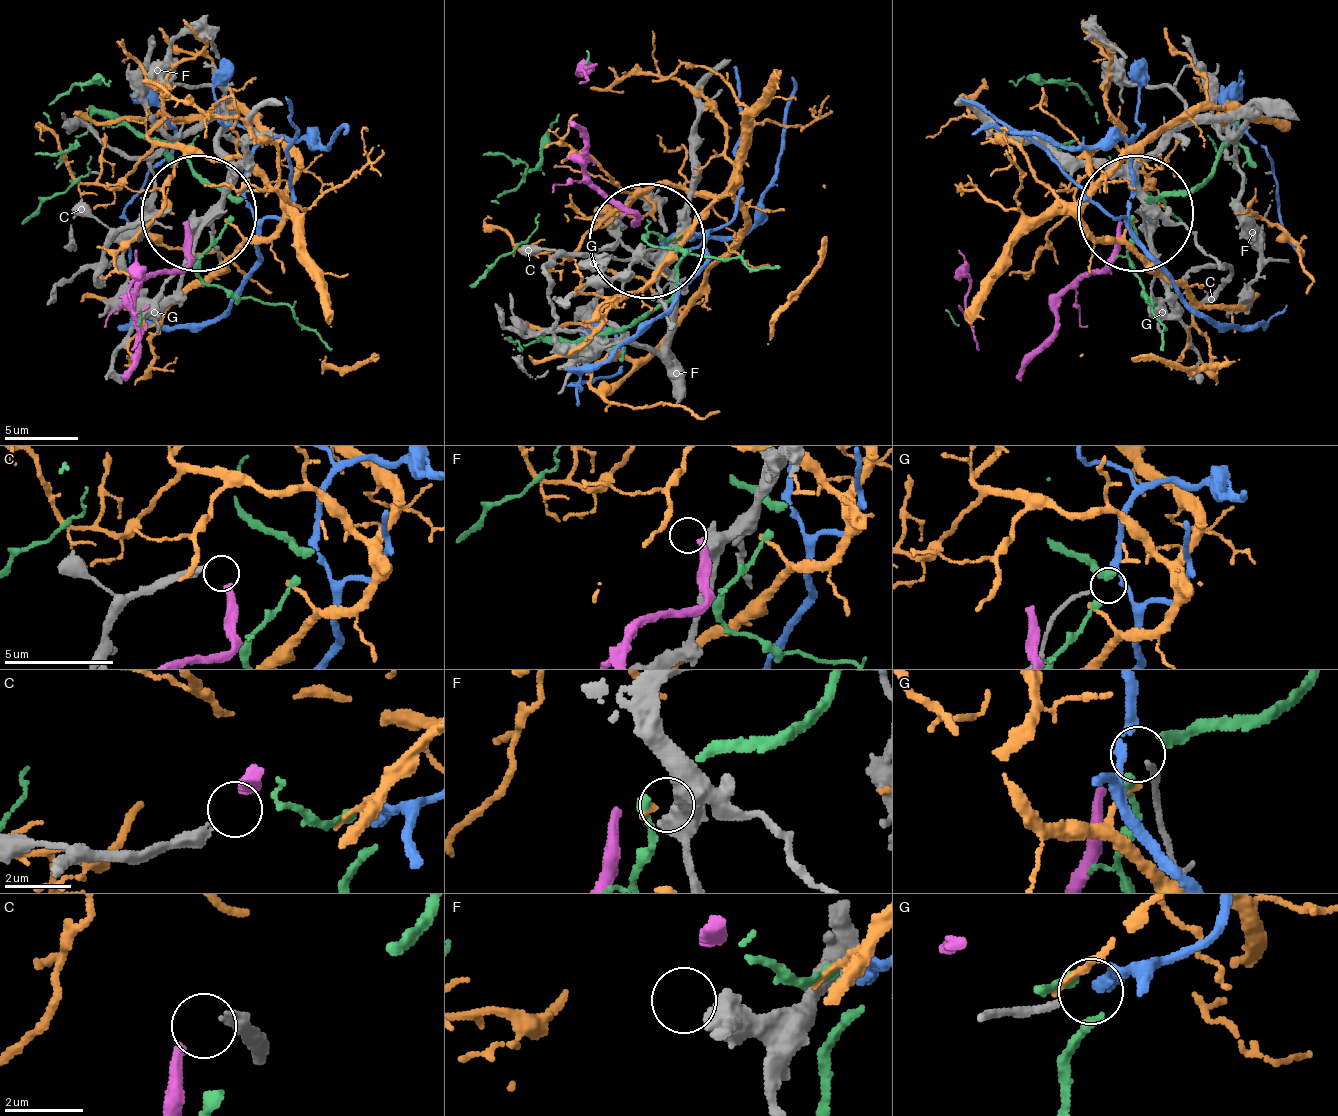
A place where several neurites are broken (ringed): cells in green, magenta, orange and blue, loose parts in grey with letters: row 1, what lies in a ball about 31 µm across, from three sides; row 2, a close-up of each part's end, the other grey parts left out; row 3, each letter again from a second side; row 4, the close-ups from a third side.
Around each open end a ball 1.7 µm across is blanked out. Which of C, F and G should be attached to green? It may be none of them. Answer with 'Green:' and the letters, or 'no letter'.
Green: no letter

